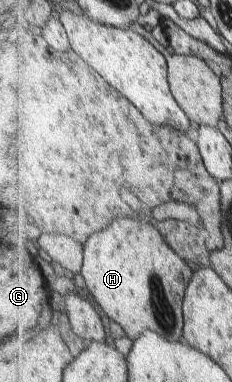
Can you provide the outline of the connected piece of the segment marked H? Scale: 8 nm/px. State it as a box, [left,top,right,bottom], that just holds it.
[82,219,195,342]

